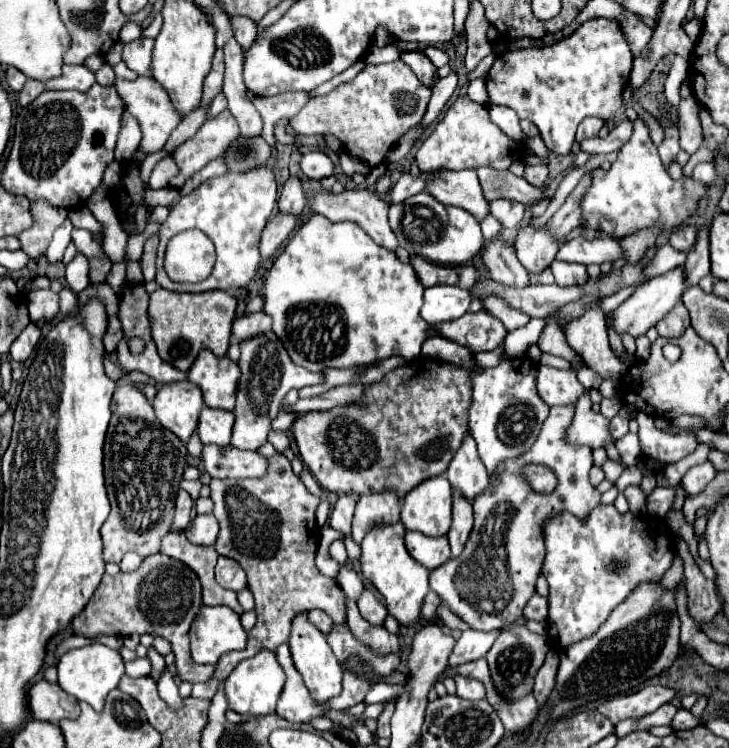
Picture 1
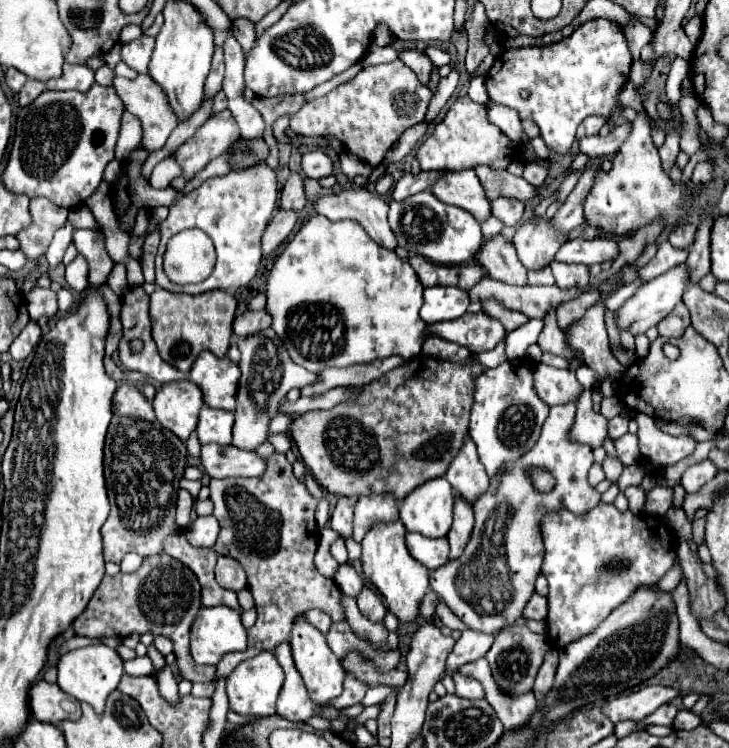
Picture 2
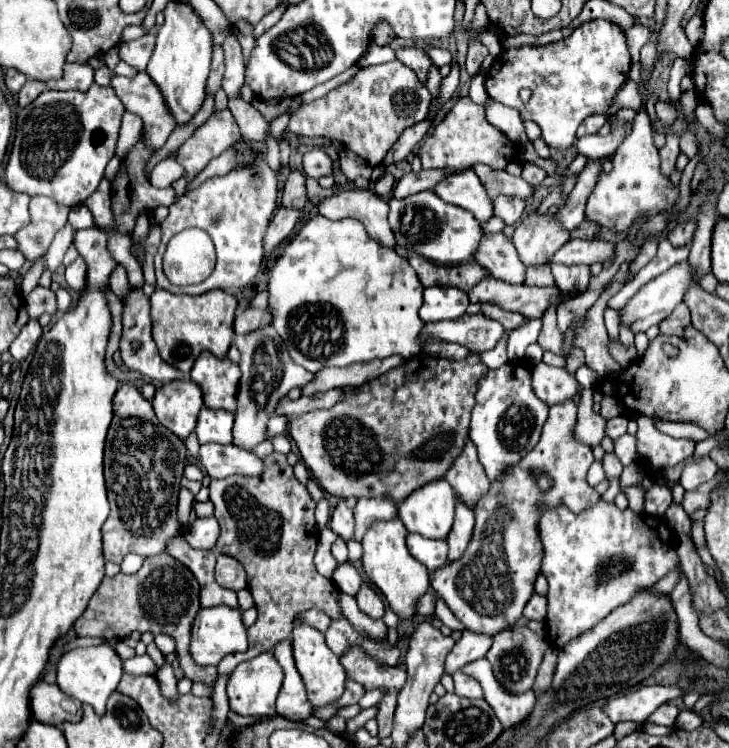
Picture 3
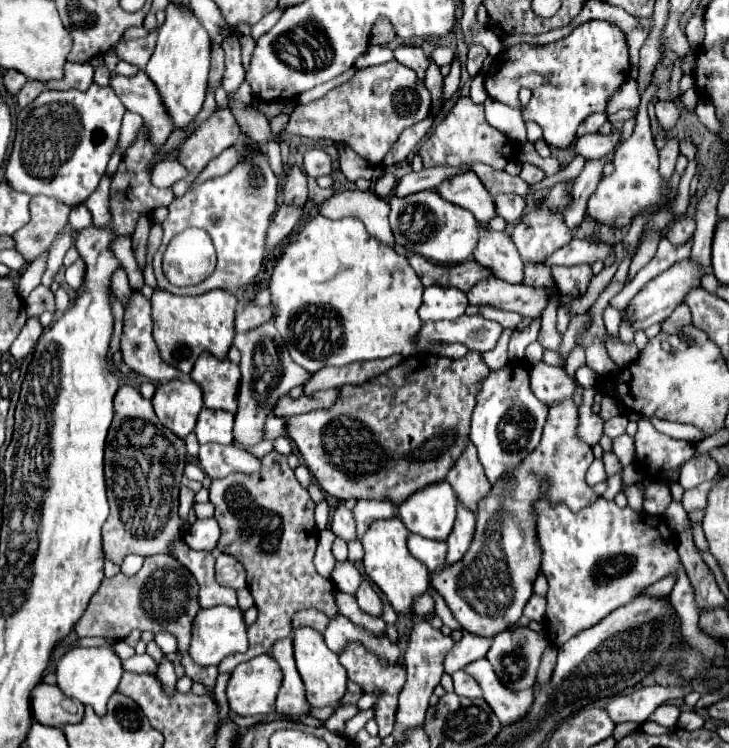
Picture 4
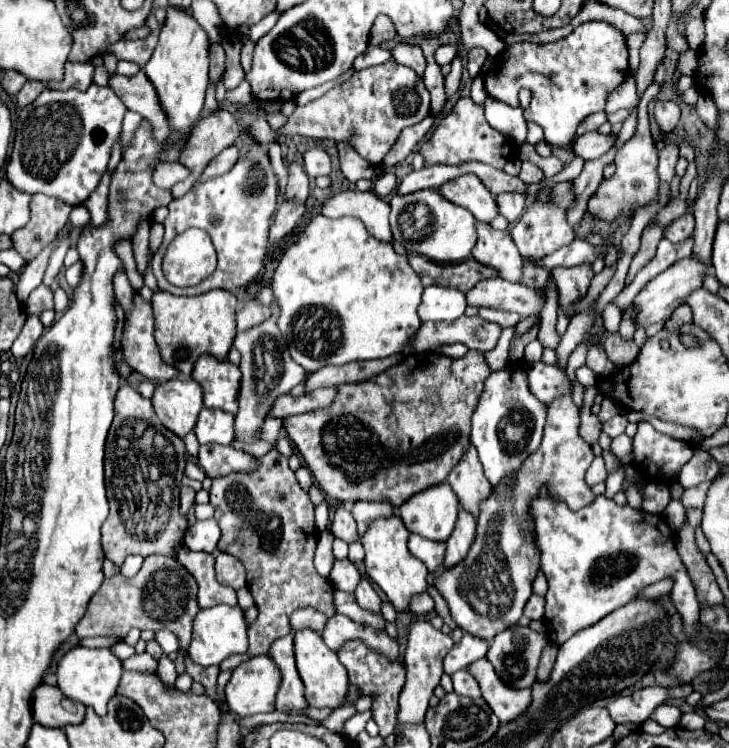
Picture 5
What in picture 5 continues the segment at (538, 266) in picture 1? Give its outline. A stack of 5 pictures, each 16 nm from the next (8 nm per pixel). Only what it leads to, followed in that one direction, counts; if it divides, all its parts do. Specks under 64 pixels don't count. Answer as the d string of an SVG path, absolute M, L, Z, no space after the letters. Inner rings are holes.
M542 194L526 212L524 216L514 224L512 230L512 240L520 250L520 256L526 262L538 262L542 258L546 258L548 254L552 254L554 250L562 248L564 244L570 244L574 240L574 230L566 224L566 216L564 216L564 208L548 204L548 194Z

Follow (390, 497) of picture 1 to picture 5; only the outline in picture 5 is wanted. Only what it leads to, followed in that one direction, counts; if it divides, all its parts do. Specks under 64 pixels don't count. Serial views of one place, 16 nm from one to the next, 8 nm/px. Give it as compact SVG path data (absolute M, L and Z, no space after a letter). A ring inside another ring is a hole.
M360 500L354 502L354 506L350 508L356 524L358 524L358 536L362 536L366 532L366 528L382 516L394 516L394 506L386 504L386 502L368 502L368 500Z

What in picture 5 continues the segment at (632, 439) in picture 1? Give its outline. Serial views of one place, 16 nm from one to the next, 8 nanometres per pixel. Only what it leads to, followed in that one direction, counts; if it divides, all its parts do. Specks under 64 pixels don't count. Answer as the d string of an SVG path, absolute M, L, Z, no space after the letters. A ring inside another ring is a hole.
M618 436L612 442L612 452L622 460L622 462L632 462L632 438L630 436Z

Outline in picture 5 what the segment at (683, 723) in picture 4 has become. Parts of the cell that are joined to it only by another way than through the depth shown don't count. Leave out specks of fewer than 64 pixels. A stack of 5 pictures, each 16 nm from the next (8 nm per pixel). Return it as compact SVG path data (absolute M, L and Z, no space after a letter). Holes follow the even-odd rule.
M684 712L678 726L684 730L698 730L698 728L704 728L704 722L706 718L702 718L698 712Z

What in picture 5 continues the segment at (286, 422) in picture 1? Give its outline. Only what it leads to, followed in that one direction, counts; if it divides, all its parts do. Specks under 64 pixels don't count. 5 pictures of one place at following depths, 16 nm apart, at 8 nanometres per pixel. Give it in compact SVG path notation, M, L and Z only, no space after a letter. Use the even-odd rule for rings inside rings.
M268 418L268 420L264 422L264 428L262 428L262 440L274 442L274 440L284 432L282 424L284 424L282 418Z

